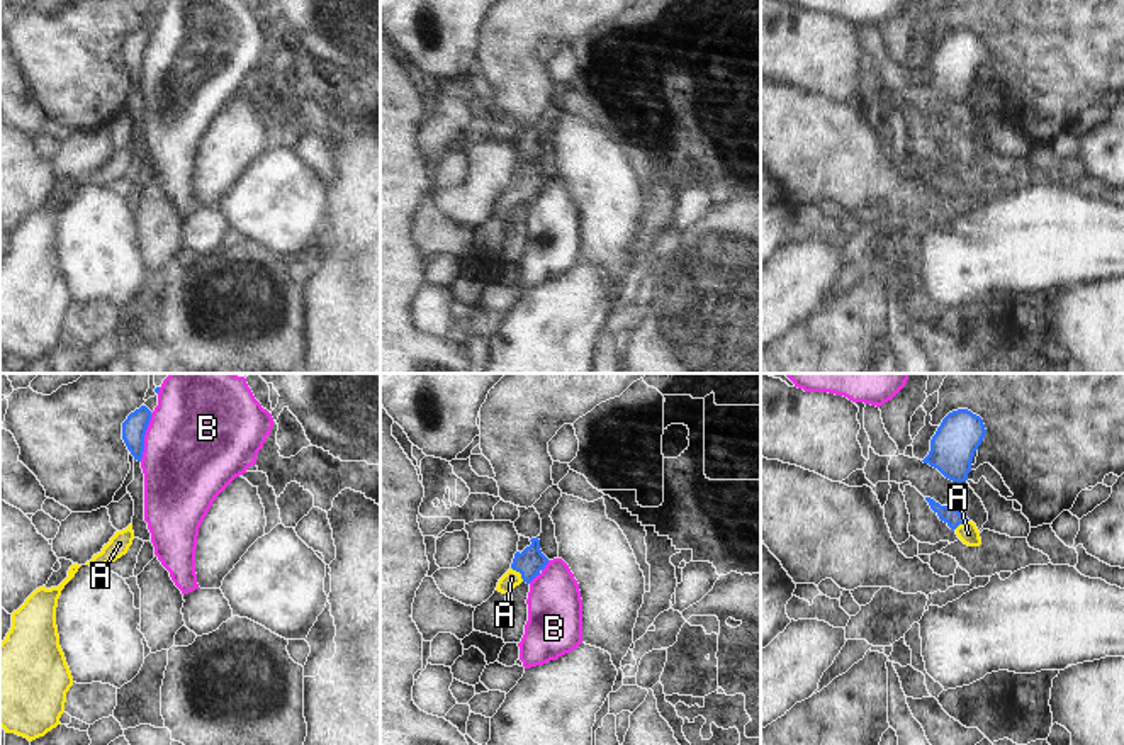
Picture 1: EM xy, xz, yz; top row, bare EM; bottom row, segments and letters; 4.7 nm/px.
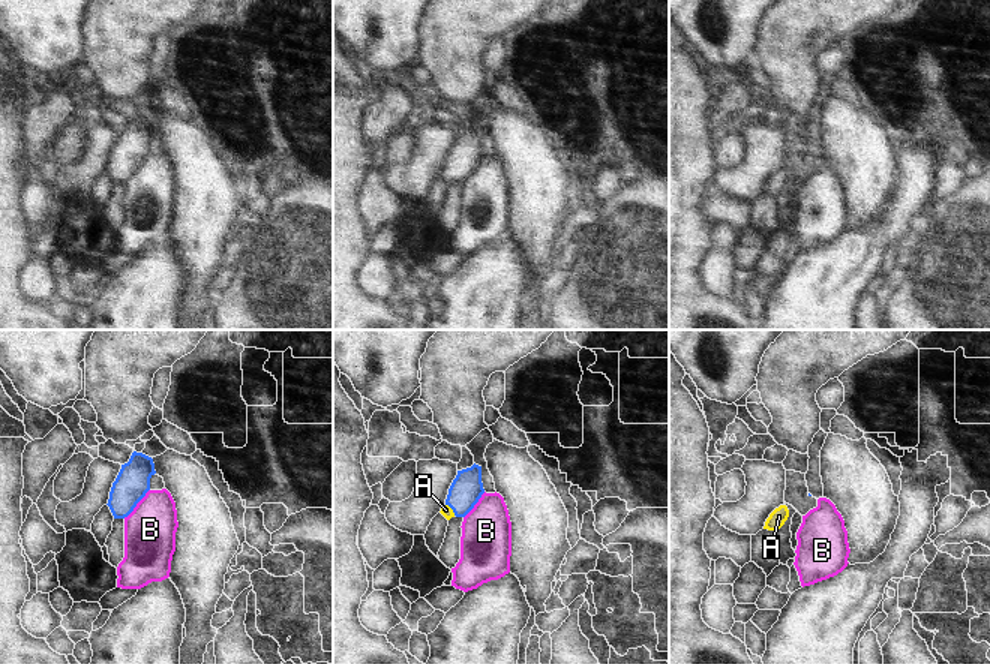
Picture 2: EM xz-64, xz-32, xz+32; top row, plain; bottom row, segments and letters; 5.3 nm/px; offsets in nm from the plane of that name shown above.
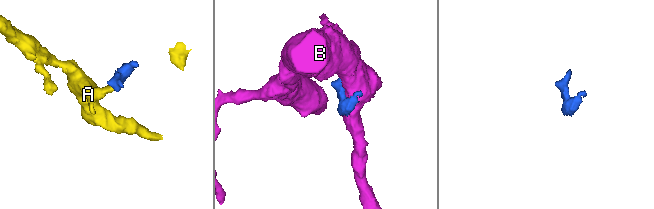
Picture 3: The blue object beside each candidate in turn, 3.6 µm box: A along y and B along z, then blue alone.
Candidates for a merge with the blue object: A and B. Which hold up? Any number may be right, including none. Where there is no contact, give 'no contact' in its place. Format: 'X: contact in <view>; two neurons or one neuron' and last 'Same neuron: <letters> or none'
A: contact in xz; one neuron
B: contact in xy; two neurons
Same neuron: A

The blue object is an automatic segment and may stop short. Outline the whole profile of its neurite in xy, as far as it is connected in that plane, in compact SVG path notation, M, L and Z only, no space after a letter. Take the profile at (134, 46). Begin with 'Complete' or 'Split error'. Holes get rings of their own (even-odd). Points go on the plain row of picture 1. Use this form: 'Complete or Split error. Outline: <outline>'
Complete. Outline: M141 25L134 32L127 36L122 42L122 59L134 76L134 80L141 81L144 71L144 54L148 44L151 41L151 31L146 25Z

